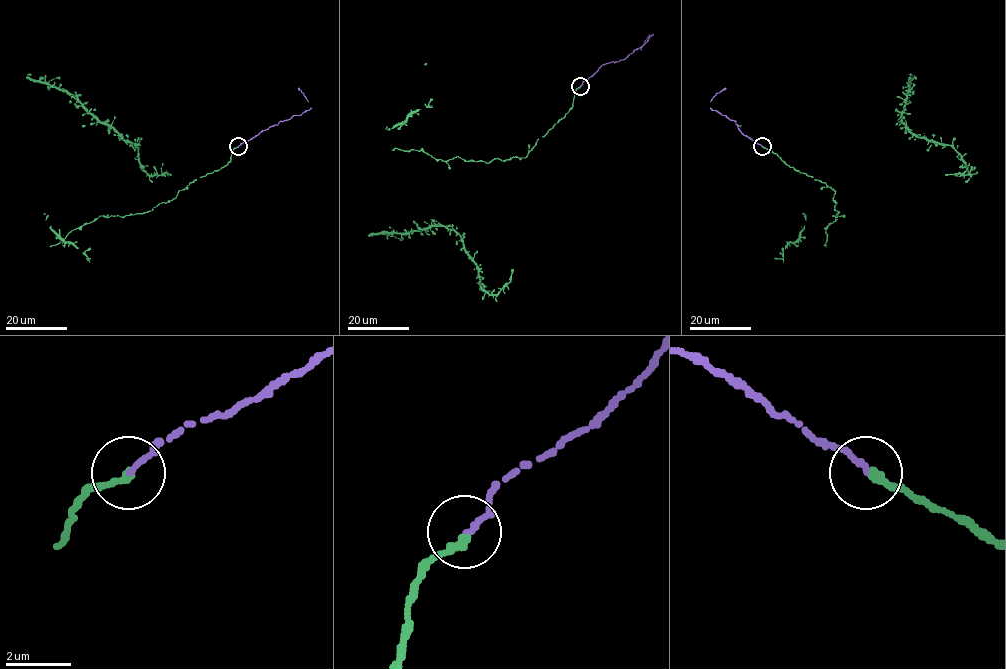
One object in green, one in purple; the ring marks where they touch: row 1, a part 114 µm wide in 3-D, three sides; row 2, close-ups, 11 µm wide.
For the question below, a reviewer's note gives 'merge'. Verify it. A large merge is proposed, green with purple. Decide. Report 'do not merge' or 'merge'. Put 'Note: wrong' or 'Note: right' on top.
Note: right
merge

